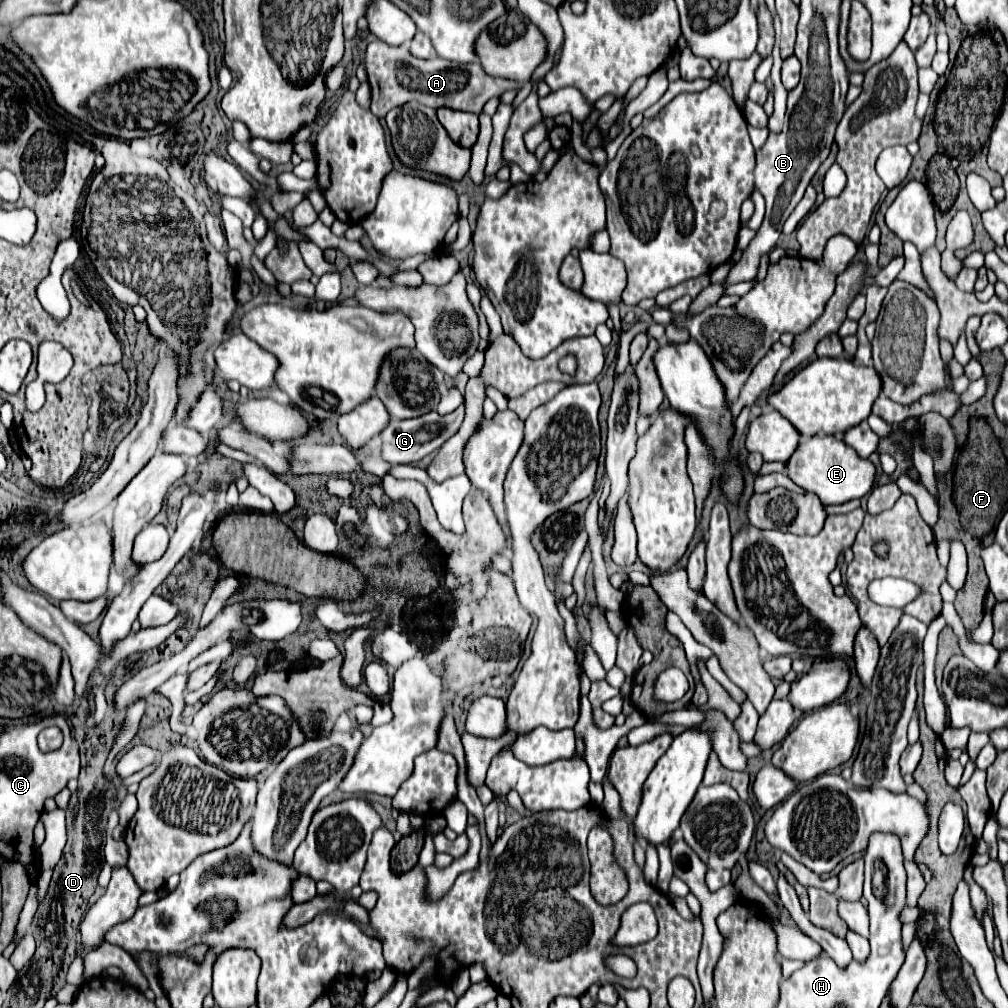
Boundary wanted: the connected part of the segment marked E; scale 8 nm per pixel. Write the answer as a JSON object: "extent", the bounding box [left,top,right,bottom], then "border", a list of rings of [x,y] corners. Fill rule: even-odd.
{"extent":[787,435,877,505],"border":[[[817,435],[803,441],[787,461],[787,471],[799,487],[815,493],[823,505],[841,505],[851,499],[865,497],[875,487],[877,477],[875,465],[869,459],[859,457],[855,449],[845,445],[845,441],[827,435]]]}

